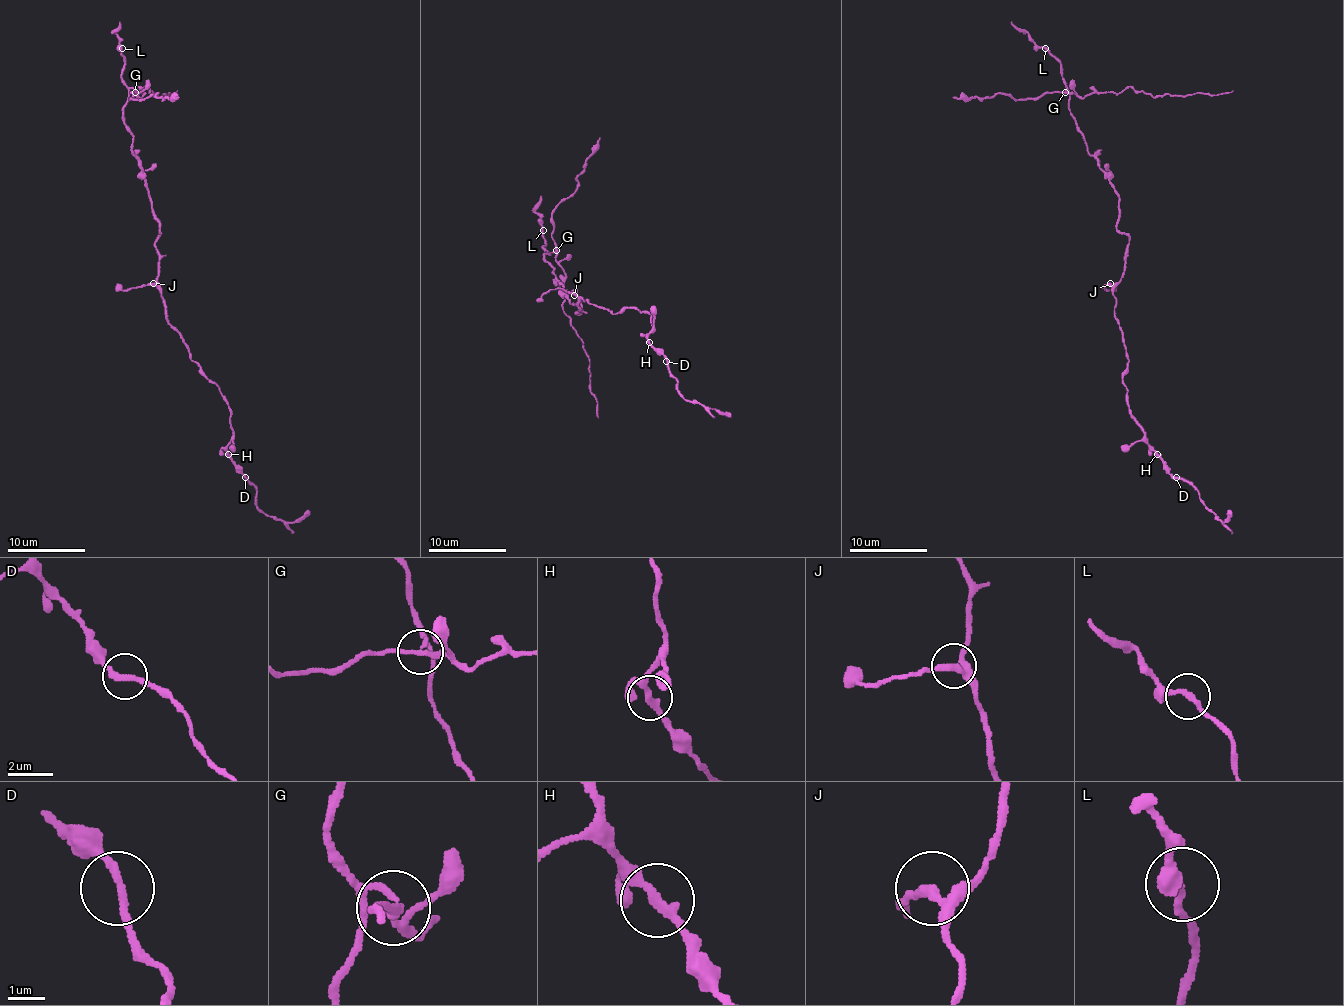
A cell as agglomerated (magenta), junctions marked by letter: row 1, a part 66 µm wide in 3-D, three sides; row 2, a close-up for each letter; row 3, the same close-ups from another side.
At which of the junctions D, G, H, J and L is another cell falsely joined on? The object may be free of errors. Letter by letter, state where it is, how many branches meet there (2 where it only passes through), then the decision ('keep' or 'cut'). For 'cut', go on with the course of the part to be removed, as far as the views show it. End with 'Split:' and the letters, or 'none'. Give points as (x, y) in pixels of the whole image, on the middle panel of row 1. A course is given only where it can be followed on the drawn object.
D: (666, 361) | 2 | keep
G: (556, 250) | 3 | cut | (557, 250), (557, 261), (564, 273), (562, 310), (580, 338), (590, 361), (590, 393), (596, 398), (598, 418)
H: (649, 342) | 3 | keep
J: (574, 295) | 3 | keep
L: (543, 230) | 2 | keep
Split: G

